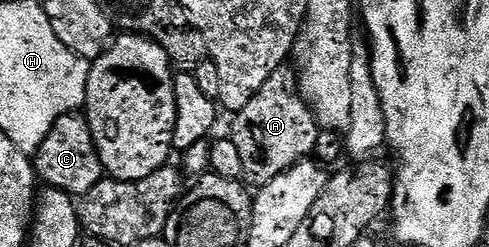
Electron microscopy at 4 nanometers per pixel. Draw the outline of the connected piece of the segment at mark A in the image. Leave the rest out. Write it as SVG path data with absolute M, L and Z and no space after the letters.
M281 67L266 79L260 91L252 94L250 103L235 114L230 139L238 147L242 159L244 177L252 180L256 187L278 179L299 161L313 152L313 145L321 140L318 124L311 105L298 92L298 73L295 68Z

